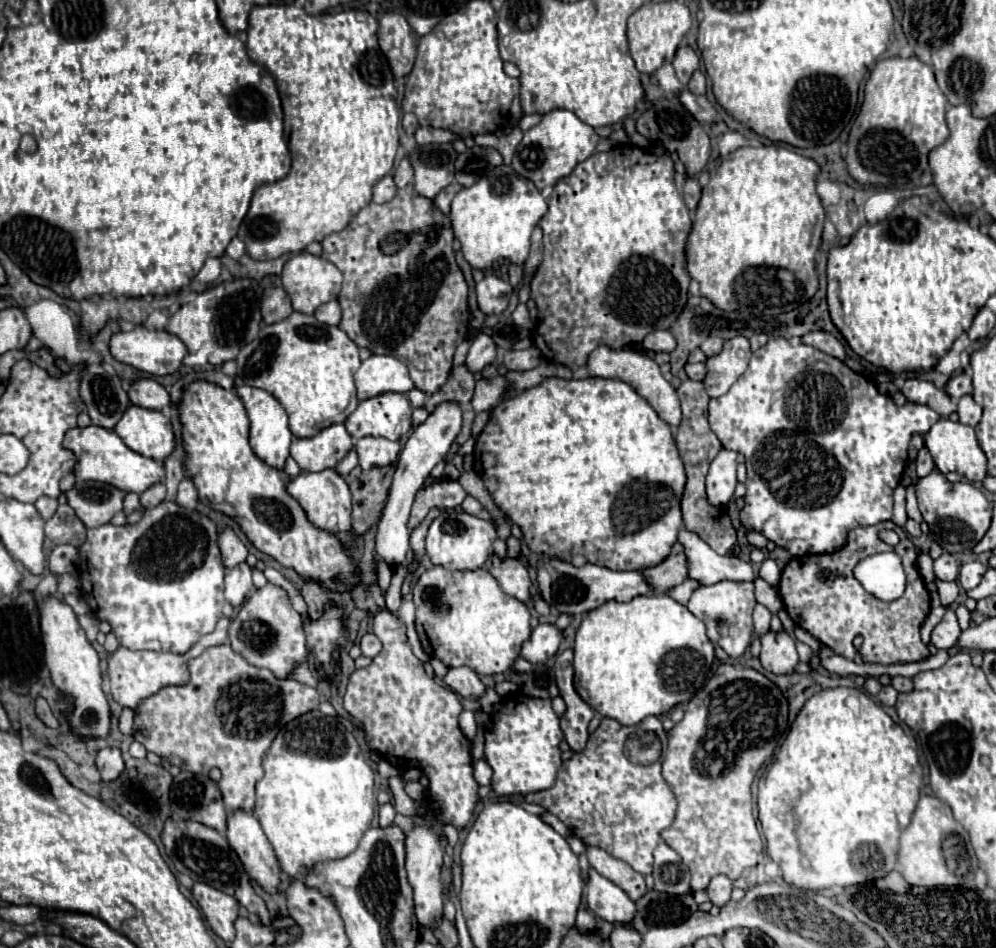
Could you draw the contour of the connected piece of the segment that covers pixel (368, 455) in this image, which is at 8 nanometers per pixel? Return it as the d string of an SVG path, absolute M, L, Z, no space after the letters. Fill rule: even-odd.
M364 436L356 440L356 452L362 470L370 470L374 466L390 466L400 454L400 442Z

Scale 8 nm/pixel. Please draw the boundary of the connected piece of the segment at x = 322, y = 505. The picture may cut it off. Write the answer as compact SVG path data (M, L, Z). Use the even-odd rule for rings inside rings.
M328 468L328 470L322 470L318 474L302 472L298 478L290 480L288 494L298 500L298 504L306 512L308 520L316 528L332 532L332 534L340 534L340 532L350 530L350 510L352 510L352 506L350 506L350 490L348 490L348 484L342 480L342 476L336 470Z

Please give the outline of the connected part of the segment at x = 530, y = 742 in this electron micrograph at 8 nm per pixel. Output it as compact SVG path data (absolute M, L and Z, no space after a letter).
M524 698L502 704L502 708L492 714L492 722L486 730L484 758L494 772L490 784L492 790L498 796L524 796L528 792L550 788L556 780L558 768L562 766L558 748L562 738L560 722L552 710L550 700Z

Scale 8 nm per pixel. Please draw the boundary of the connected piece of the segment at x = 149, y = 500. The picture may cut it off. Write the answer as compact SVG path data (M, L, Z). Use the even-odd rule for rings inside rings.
M158 482L140 494L140 504L144 508L152 508L152 506L158 506L164 500L164 496L166 496L166 486L162 482Z

